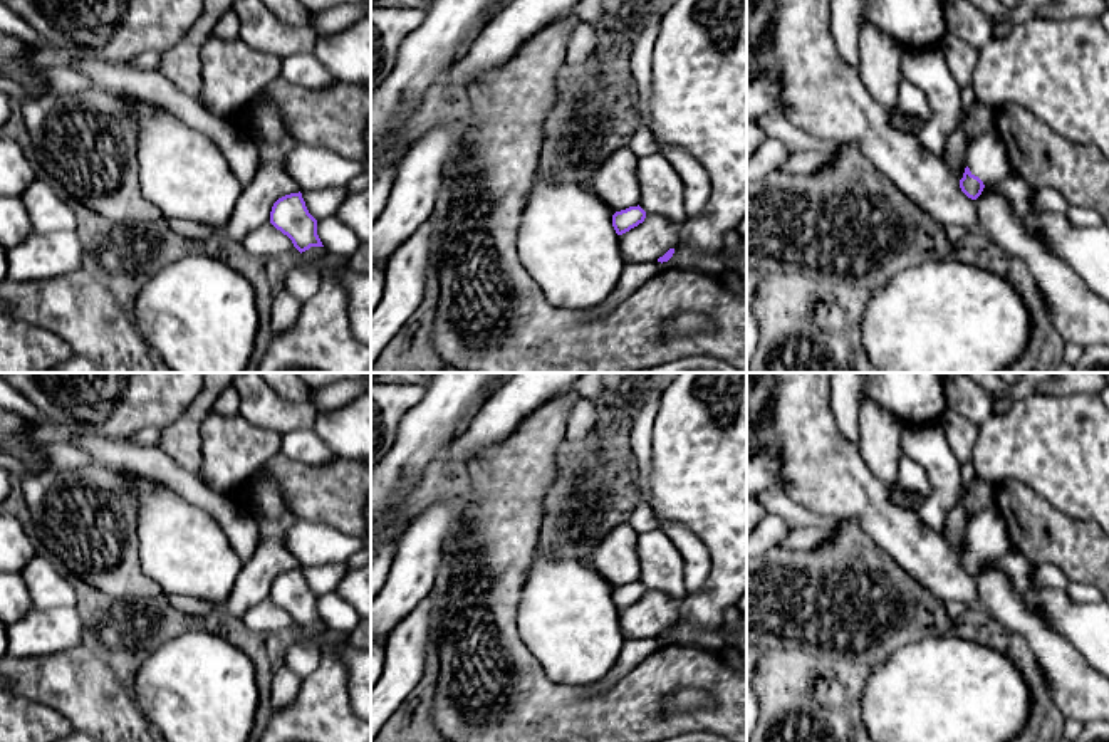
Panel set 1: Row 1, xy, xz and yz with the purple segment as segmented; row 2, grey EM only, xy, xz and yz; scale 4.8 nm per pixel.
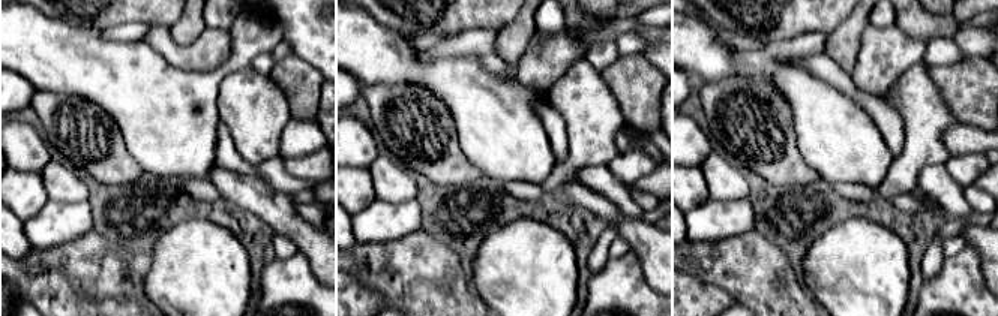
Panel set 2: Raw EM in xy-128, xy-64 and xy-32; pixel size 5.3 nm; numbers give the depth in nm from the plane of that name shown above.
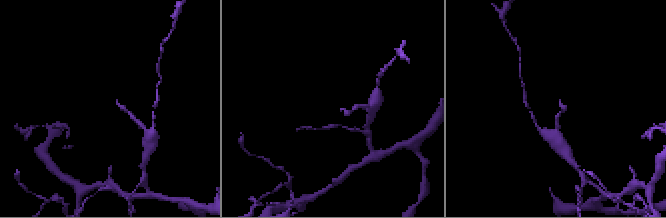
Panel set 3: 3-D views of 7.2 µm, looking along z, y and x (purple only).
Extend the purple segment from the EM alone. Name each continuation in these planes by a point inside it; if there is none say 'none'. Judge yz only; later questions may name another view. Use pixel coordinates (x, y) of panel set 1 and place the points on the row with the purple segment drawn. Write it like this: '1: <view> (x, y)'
1: yz (987, 158)

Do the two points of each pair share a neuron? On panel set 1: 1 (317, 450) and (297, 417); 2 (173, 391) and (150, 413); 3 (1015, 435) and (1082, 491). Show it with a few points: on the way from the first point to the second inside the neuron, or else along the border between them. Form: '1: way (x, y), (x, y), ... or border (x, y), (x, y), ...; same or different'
1: border (312, 427), (282, 433); different
2: way (166, 398), (156, 407); same
3: way (1032, 442), (1066, 474); same

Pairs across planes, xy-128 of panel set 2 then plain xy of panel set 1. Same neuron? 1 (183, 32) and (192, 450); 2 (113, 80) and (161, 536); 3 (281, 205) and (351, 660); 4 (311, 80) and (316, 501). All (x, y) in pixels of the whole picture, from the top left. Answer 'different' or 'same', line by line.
1: same
2: same
3: same
4: same

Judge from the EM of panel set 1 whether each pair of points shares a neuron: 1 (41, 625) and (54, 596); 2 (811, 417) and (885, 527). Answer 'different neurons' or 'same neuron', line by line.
1: different neurons
2: same neuron

